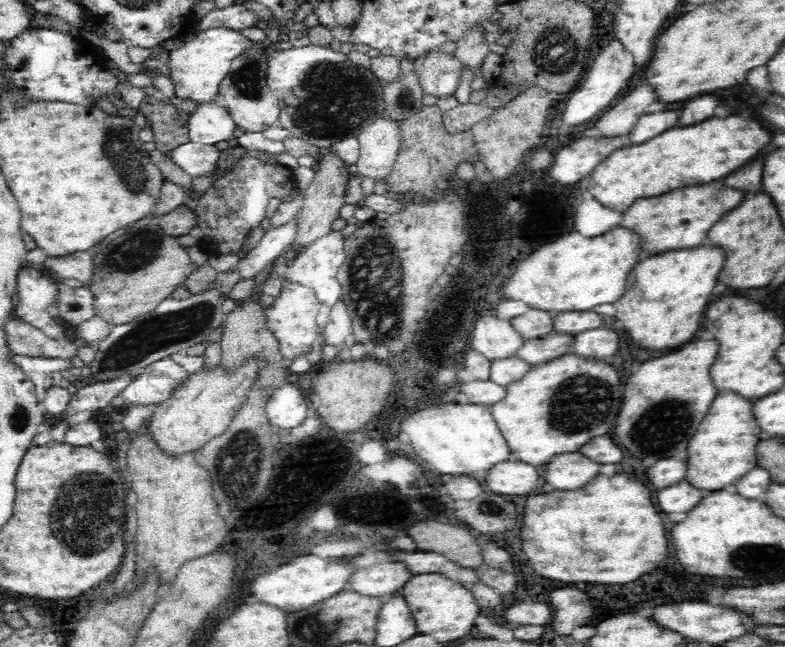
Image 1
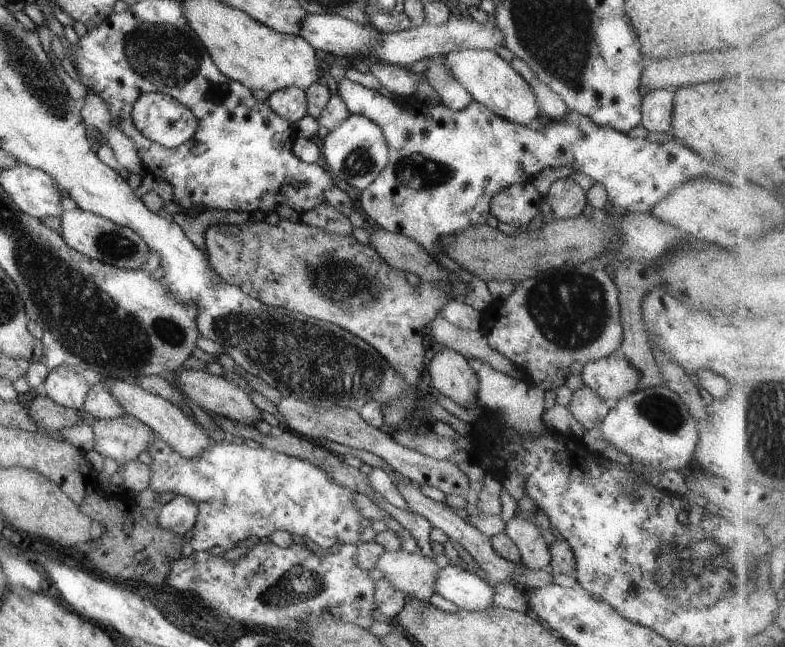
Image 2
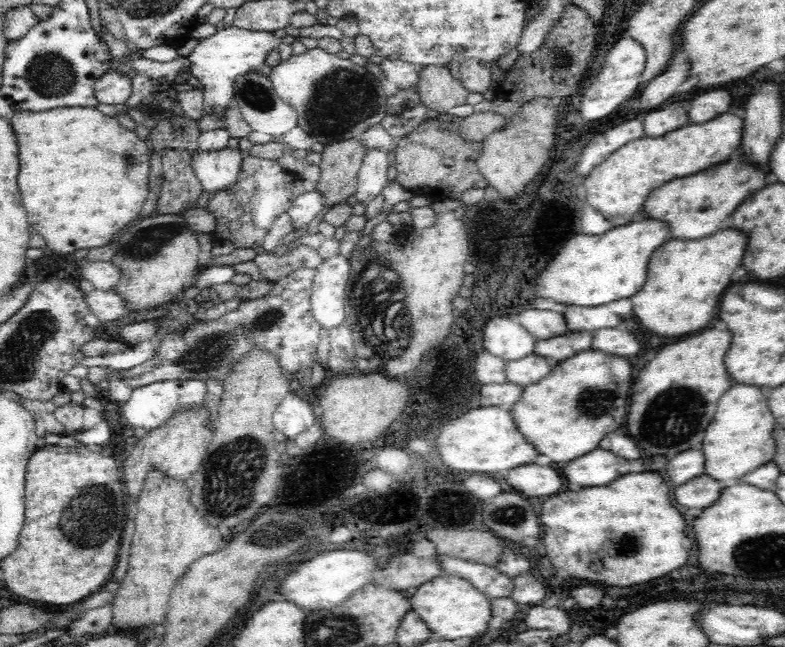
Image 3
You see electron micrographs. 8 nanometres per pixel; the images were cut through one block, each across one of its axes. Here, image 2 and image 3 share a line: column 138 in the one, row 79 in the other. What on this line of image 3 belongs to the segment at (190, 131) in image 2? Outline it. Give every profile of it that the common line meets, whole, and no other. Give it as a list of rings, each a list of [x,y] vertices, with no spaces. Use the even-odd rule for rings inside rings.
[[[108,70],[94,84],[94,94],[104,104],[122,104],[130,98],[132,90],[131,79],[116,70]]]

